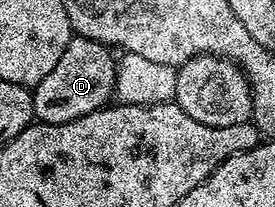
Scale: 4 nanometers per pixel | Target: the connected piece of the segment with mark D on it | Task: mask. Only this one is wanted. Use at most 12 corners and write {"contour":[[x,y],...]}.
{"contour":[[73,36],[32,89],[32,115],[70,123],[109,104],[113,50]]}

